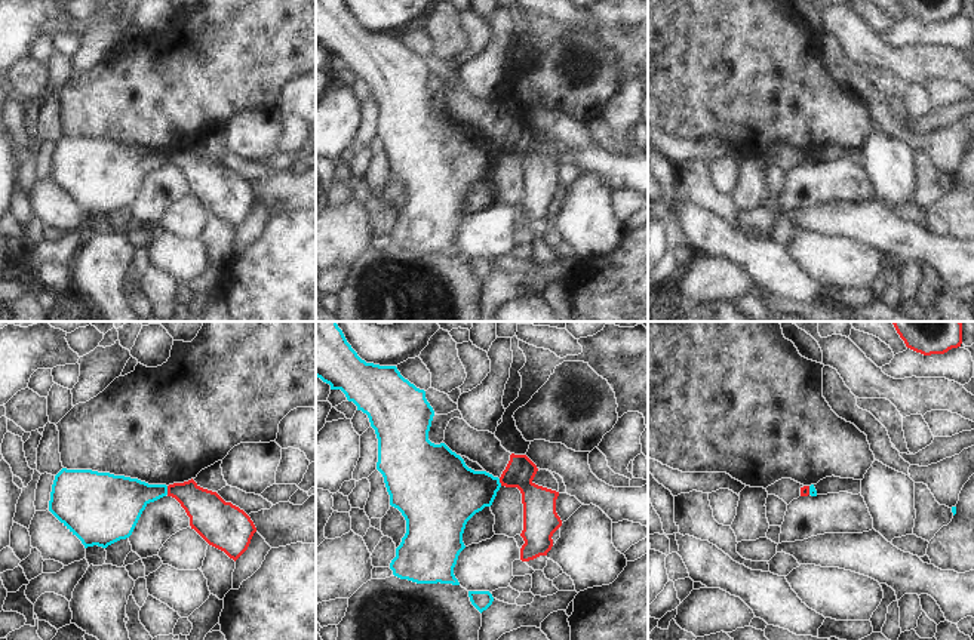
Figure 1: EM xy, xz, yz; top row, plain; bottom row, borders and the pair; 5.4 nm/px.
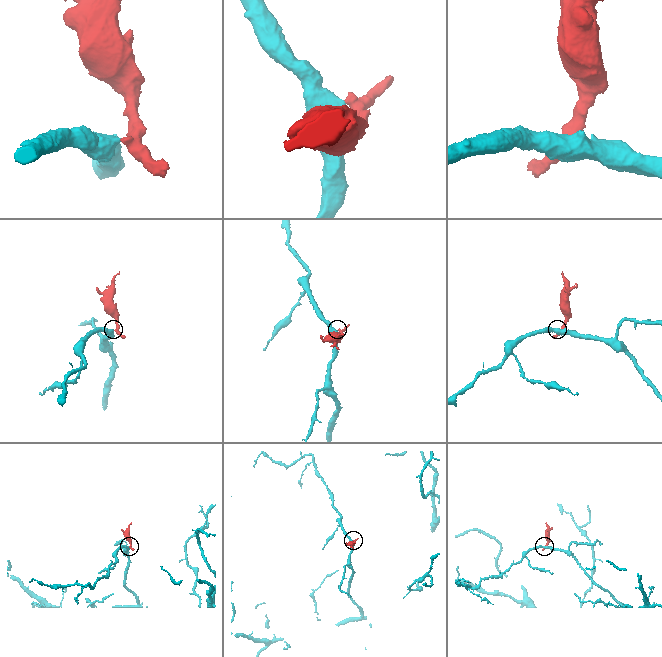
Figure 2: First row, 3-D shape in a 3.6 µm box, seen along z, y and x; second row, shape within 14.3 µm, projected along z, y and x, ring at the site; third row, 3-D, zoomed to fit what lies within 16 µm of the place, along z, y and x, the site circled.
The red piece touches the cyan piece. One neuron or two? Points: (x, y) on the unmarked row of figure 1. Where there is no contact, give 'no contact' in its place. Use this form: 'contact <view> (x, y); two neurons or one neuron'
contact xy (168, 159); two neurons

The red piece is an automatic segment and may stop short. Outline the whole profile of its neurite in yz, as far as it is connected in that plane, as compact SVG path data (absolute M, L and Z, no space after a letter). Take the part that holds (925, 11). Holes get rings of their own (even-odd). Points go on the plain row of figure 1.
M897 0L906 15L924 24L944 22L962 12L962 0Z

